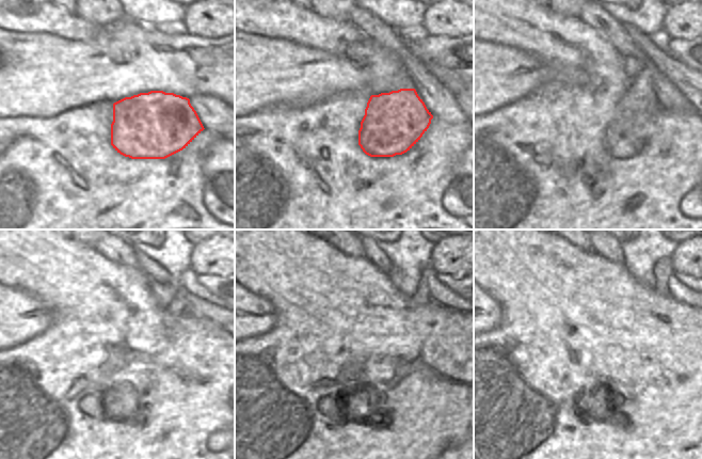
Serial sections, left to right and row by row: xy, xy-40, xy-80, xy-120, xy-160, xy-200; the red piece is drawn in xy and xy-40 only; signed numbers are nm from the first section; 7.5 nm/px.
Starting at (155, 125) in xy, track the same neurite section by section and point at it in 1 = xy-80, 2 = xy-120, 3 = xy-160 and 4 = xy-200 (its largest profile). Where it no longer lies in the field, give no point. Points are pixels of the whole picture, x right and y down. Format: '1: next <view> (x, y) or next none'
1: next xy-80 (624, 138)
2: next xy-120 (177, 306)
3: next xy-160 (421, 297)
4: next xy-200 (663, 270)

